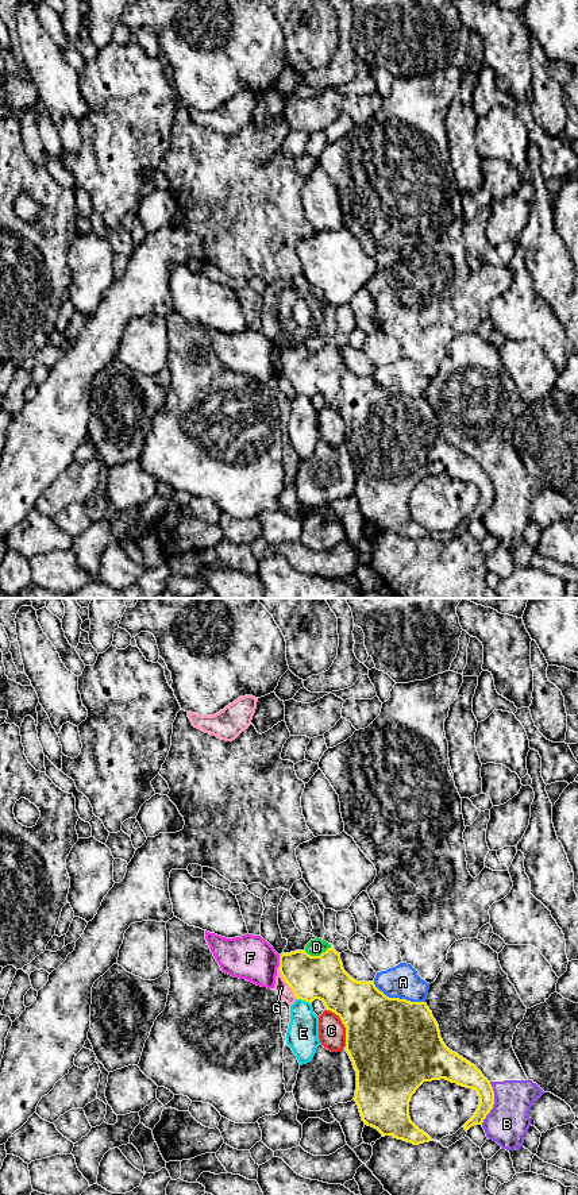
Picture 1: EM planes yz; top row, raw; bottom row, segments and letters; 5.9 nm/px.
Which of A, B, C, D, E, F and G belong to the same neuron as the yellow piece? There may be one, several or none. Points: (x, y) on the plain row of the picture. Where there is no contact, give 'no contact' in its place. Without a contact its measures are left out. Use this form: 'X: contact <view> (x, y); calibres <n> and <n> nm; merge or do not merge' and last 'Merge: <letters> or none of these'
A: contact yz (399, 393); calibres 500 and 200 nm; do not merge
B: contact yz (493, 498); calibres 150 and 260 nm; do not merge
C: contact yz (343, 419); calibres 460 and 160 nm; do not merge
D: contact yz (318, 351); calibres 260 and 100 nm; do not merge
E: contact yz (303, 394); calibres 260 and 190 nm; do not merge
F: contact yz (280, 357); calibres 260 and 260 nm; do not merge
G: contact yz (286, 377); calibres 260 and 90 nm; do not merge
Merge: none of these

